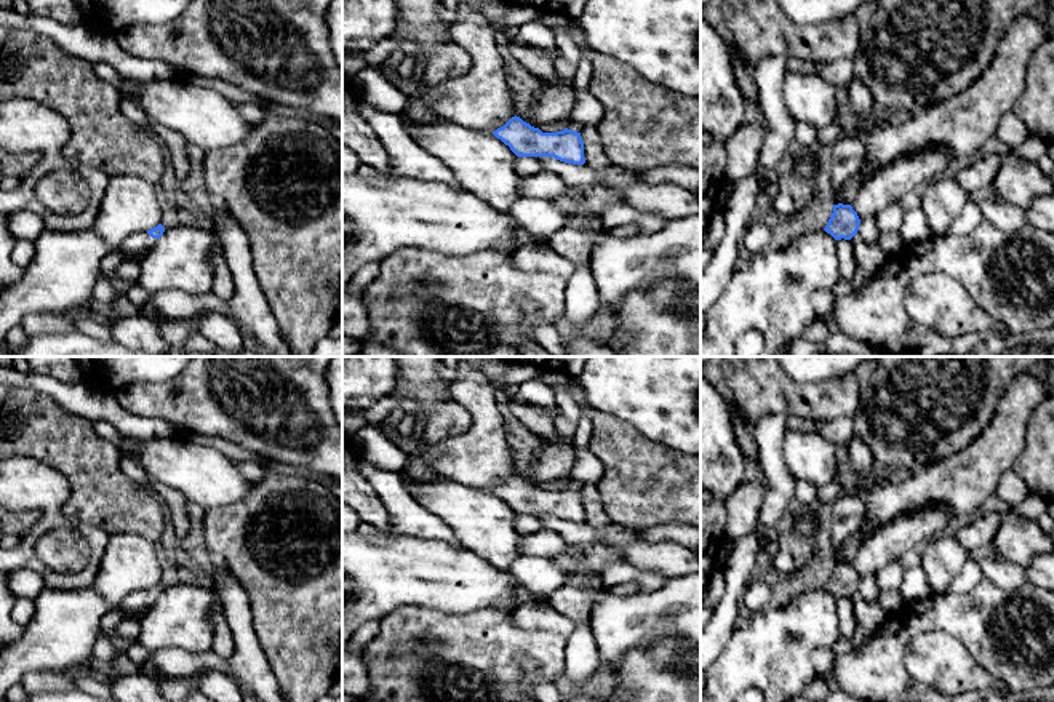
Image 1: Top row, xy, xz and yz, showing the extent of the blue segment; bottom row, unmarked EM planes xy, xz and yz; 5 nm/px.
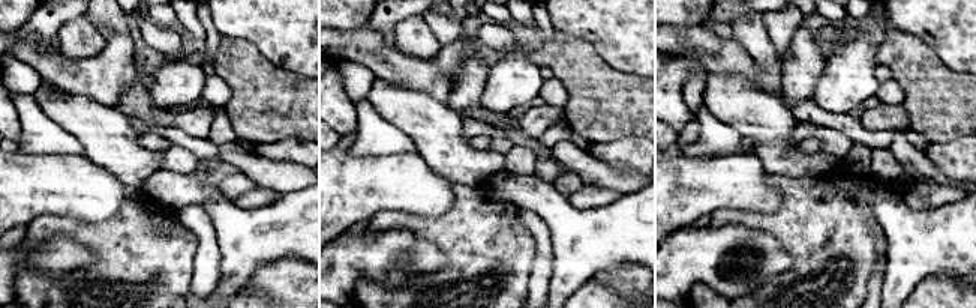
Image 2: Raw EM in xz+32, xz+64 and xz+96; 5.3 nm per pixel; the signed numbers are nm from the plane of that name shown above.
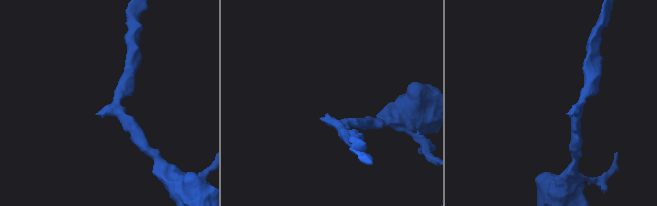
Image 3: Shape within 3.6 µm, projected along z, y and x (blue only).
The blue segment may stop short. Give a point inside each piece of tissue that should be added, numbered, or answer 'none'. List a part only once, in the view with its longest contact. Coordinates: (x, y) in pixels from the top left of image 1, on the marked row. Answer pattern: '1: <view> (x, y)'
1: xy (135, 247)

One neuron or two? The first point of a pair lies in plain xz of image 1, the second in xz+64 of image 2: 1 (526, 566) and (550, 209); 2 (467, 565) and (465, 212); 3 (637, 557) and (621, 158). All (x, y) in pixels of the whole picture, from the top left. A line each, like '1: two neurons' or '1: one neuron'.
1: one neuron
2: two neurons
3: two neurons

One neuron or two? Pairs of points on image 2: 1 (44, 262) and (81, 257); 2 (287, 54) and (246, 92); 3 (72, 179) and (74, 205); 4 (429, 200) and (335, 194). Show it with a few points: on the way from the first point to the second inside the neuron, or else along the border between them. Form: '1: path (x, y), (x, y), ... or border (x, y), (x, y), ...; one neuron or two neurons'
1: path (53, 259), (72, 257); one neuron
2: border (248, 41), (273, 63), (303, 75); two neurons
3: path (72, 185), (74, 199); one neuron
4: path (405, 194), (359, 194); one neuron

